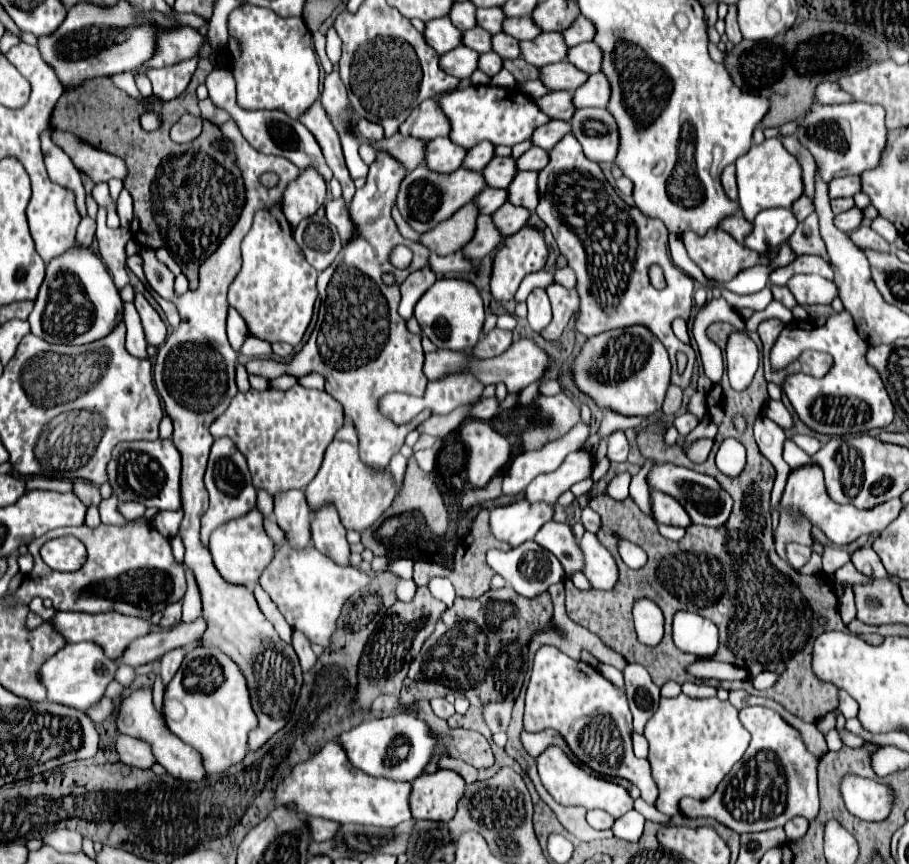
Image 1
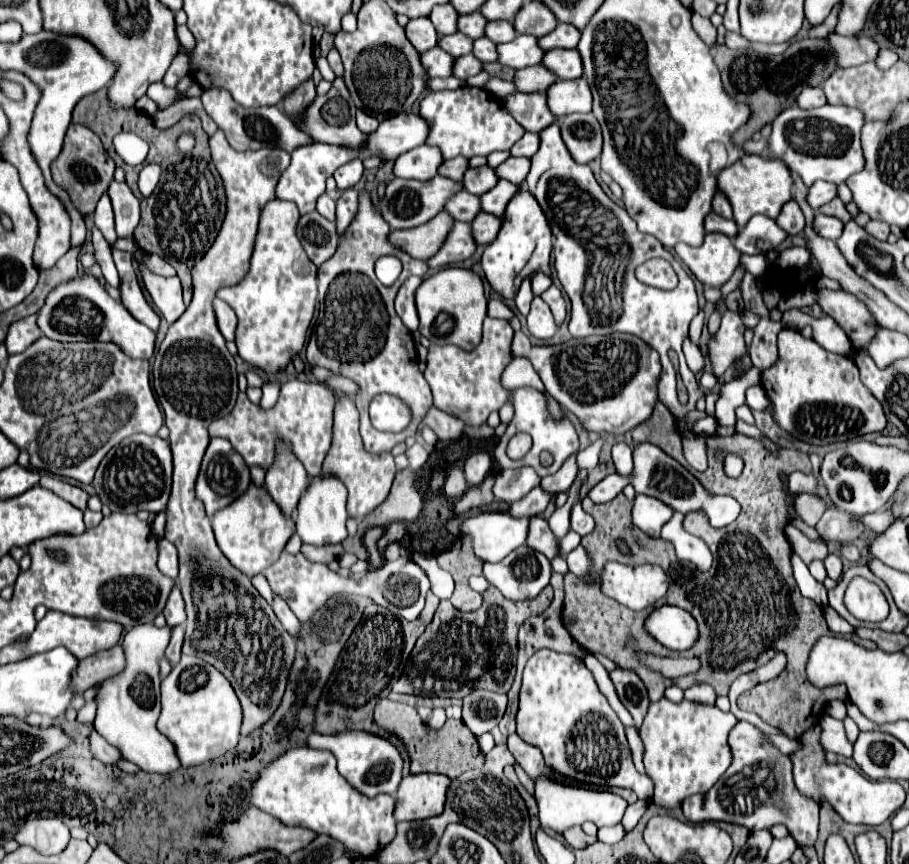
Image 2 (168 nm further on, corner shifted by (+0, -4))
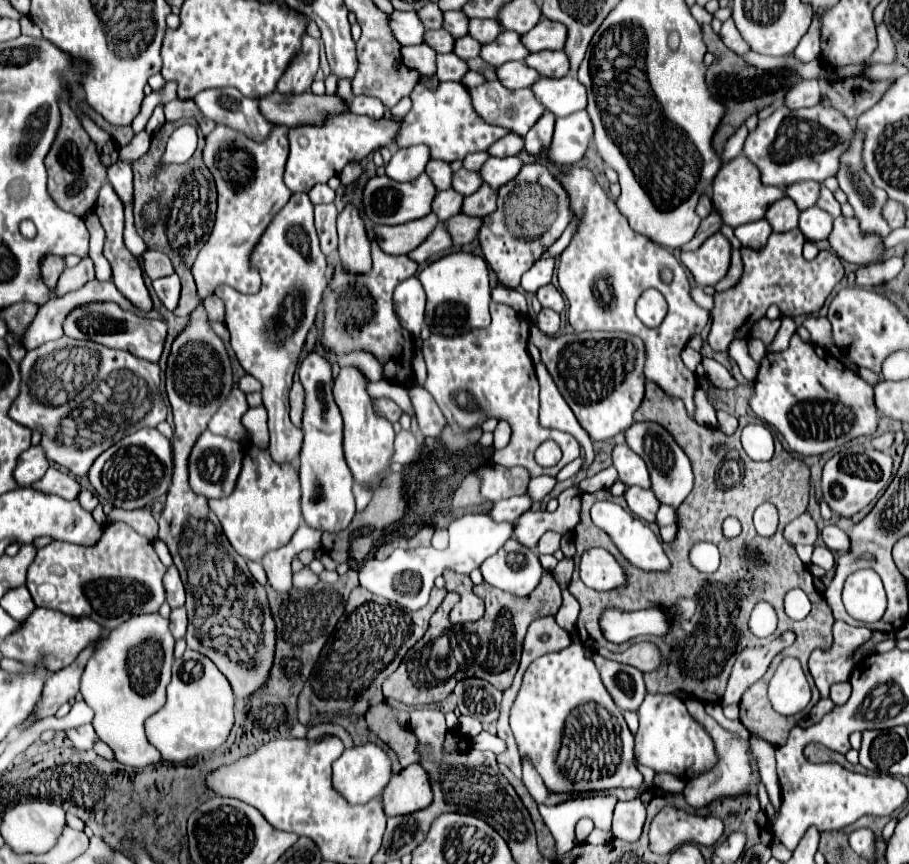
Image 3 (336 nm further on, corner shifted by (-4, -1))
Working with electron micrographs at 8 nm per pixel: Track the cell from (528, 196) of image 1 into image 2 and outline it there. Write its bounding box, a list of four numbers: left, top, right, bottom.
[481,179,521,217]

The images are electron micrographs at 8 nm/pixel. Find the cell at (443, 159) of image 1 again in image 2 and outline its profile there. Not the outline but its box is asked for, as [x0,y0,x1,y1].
[393,145,443,181]

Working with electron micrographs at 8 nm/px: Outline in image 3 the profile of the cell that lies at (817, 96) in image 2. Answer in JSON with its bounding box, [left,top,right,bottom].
[785,80,821,110]

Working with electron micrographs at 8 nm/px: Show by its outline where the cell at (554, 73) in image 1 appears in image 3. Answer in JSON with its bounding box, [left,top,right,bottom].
[495,62,539,90]

